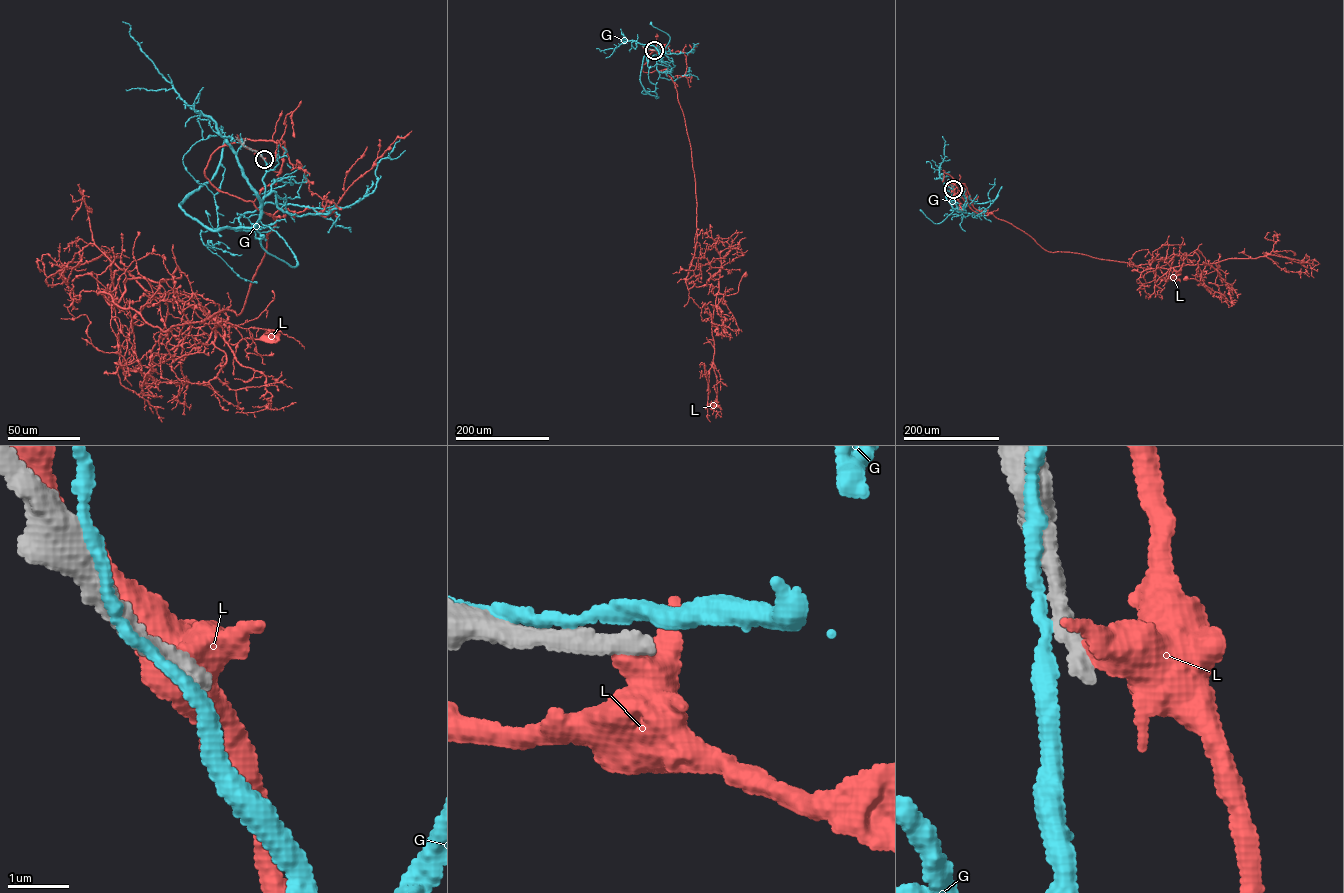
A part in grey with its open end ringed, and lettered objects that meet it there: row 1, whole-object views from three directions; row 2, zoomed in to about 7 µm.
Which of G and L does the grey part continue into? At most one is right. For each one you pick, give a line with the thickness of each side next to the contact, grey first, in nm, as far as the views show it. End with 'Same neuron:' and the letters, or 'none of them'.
Same neuron: none of them

